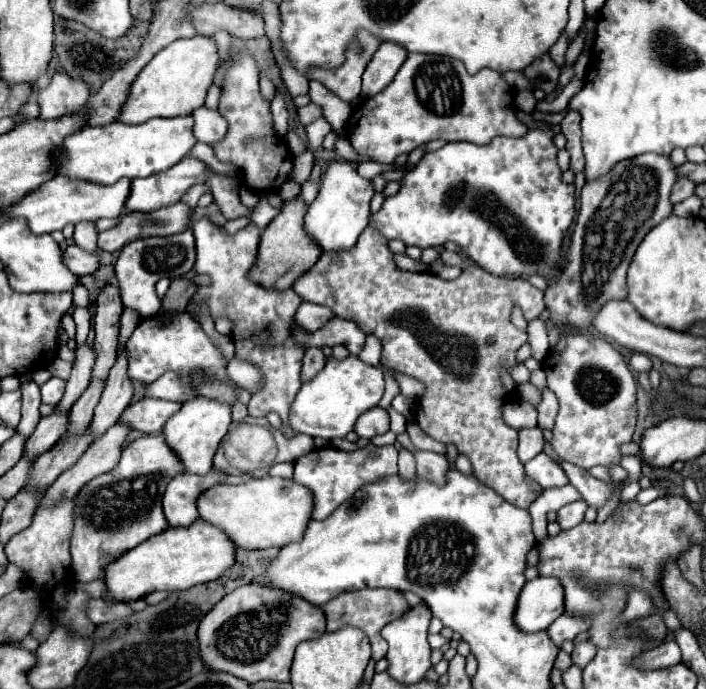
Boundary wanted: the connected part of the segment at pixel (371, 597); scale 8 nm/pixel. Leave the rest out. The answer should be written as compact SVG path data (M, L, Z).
M358 589L358 591L344 591L338 597L330 599L330 603L326 603L322 607L322 611L326 615L326 629L328 631L340 629L346 623L364 629L364 633L368 635L370 645L372 645L372 657L378 661L388 651L388 643L380 635L382 627L394 621L396 617L400 617L406 611L406 607L408 607L408 603L400 591L394 591L394 589L388 589L388 591L386 589Z

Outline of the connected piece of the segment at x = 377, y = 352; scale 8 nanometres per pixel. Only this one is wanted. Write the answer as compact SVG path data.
M368 335L366 337L366 345L362 349L362 353L358 355L364 363L372 363L372 365L380 365L380 357L382 357L382 343L376 335Z

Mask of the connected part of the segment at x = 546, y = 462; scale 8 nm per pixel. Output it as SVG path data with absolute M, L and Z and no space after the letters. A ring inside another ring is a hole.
M538 453L532 461L528 461L524 465L526 475L530 475L536 483L542 485L542 489L548 487L562 487L568 483L566 473L562 471L560 463L554 461L552 457L548 457L546 453Z

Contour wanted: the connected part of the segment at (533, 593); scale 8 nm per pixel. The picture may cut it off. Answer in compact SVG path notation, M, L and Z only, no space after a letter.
M536 577L520 593L516 607L518 627L526 633L548 629L564 613L564 587L556 577Z

